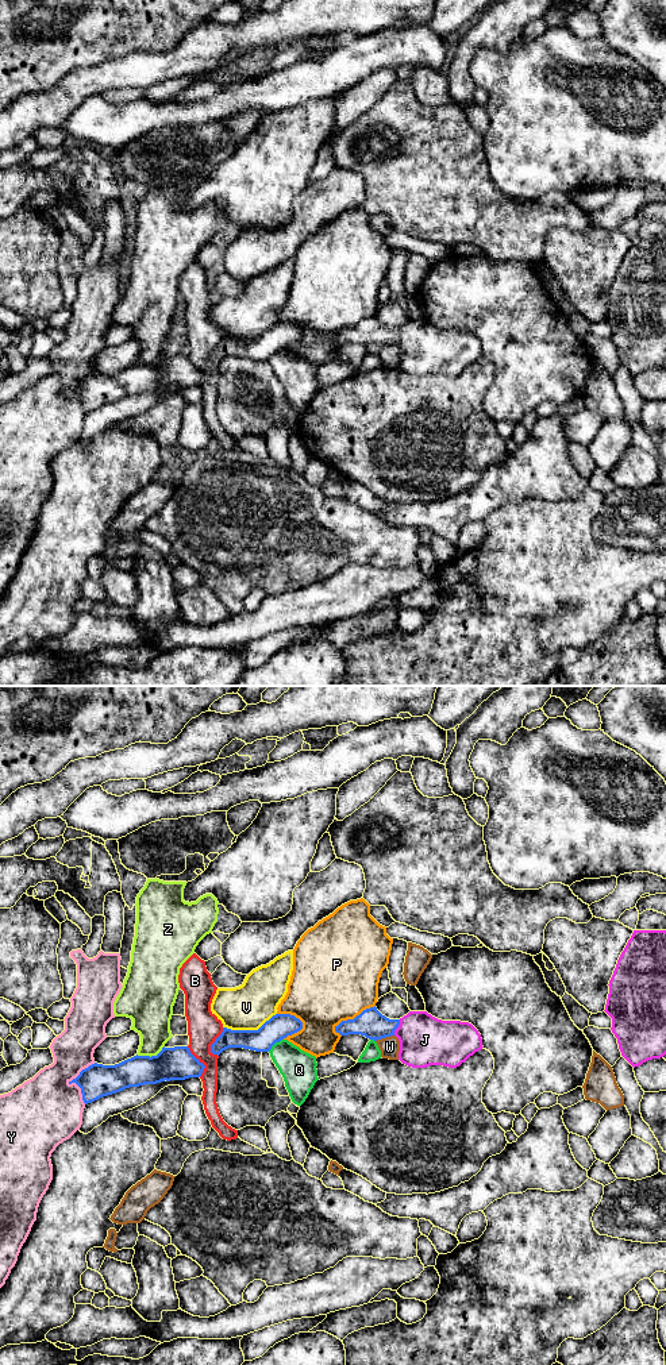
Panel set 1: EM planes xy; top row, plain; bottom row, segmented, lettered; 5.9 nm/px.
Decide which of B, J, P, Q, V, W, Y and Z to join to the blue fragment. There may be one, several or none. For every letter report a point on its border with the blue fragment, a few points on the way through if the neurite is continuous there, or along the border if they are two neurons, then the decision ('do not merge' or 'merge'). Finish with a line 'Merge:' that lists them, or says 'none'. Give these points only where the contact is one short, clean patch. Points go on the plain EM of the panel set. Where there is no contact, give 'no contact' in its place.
B: xy (199, 370) | along xy (187, 355), (204, 374), (200, 385) | do not merge
J: xy (396, 336) | across xy (370, 331), (374, 335), (396, 336), (415, 339), (424, 349) | merge
P: xy (354, 327) | do not merge
Q: xy (274, 351) | do not merge
V: xy (249, 339) | do not merge
W: xy (384, 346) | do not merge
Y: xy (72, 389) | do not merge
Z: xy (149, 365) | do not merge
Merge: J

